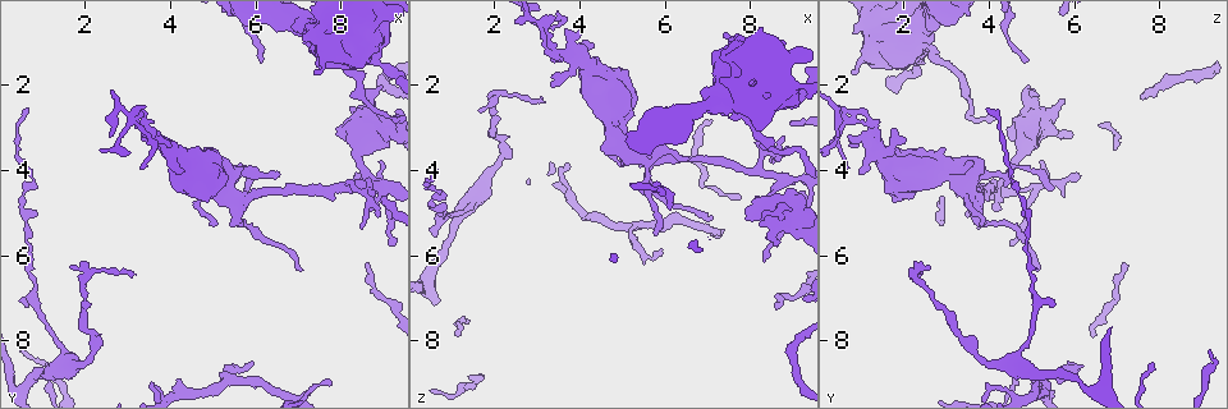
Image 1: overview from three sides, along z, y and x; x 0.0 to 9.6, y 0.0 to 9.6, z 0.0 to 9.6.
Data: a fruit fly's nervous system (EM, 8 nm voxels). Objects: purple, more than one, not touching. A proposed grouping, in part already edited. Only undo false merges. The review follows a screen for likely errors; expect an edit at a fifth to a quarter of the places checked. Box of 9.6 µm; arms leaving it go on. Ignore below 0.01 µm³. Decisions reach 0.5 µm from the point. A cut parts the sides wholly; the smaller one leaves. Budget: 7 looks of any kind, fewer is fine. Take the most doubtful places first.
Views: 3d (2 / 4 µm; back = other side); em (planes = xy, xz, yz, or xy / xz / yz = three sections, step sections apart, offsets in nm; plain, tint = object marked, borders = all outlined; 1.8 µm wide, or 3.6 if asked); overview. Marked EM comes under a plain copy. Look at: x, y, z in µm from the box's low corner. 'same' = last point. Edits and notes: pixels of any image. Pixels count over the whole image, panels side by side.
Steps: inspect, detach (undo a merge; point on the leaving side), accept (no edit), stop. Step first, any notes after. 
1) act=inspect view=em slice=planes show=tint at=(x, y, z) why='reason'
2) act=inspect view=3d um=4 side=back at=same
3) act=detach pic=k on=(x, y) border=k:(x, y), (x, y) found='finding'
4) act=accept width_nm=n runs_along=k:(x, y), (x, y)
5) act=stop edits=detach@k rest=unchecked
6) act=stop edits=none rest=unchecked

act=inspect view=em slice=planes show=tint at=(3.10, 2.80, 0.60) why='sharp bend'

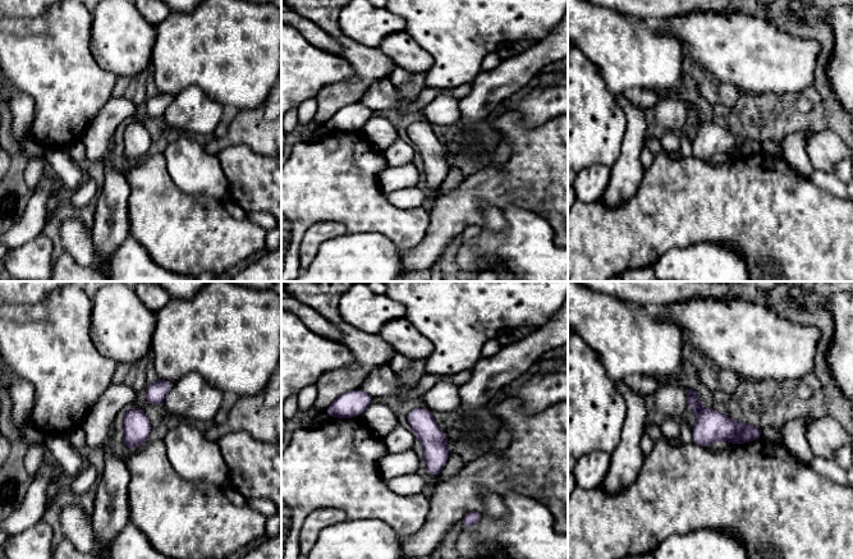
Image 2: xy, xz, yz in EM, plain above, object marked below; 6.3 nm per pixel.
act=detach pic=2 on=(711, 426) width_nm=160 found='two cells meet here'

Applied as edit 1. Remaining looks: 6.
act=inspect view=em slice=xy step=4 show=tint at=(8.60, 4.30, 4.15) why='four arms meet'

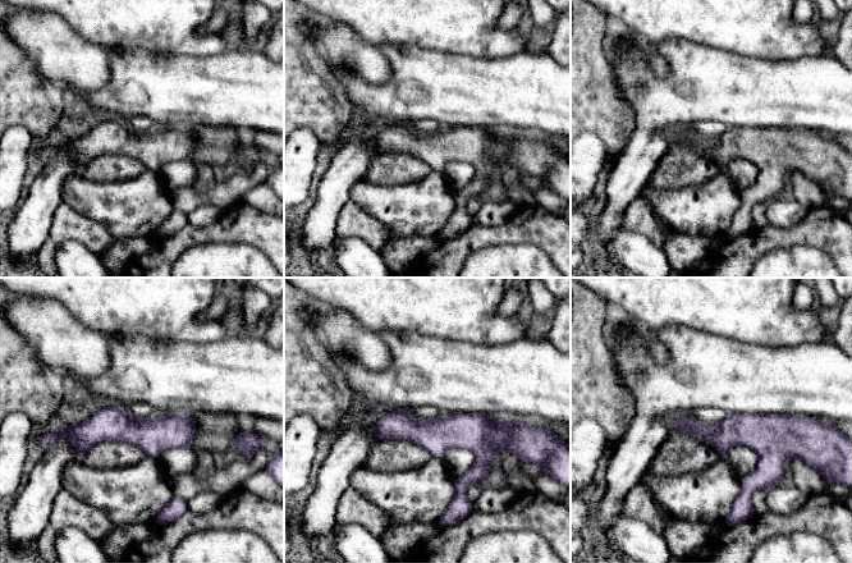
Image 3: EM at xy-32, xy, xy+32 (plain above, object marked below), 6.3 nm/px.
act=inspect view=em slice=planes show=tint at=same

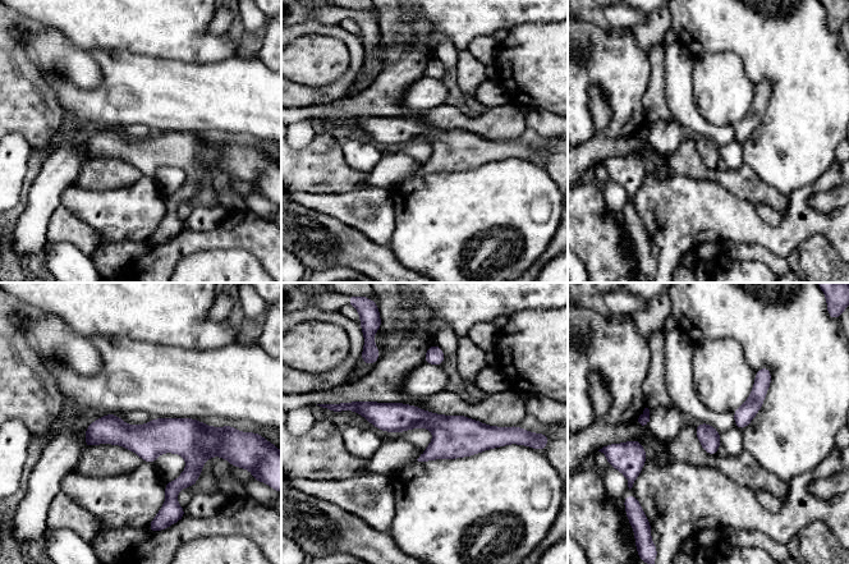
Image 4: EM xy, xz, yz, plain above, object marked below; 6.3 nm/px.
act=accept width_nm=140 runs_along=4:(350, 407), (451, 434), (501, 432) found='continuous, no second cell'

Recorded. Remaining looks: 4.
act=inspect view=3d um=4 at=(5.20, 4.20, 3.45) why='sharp bend'

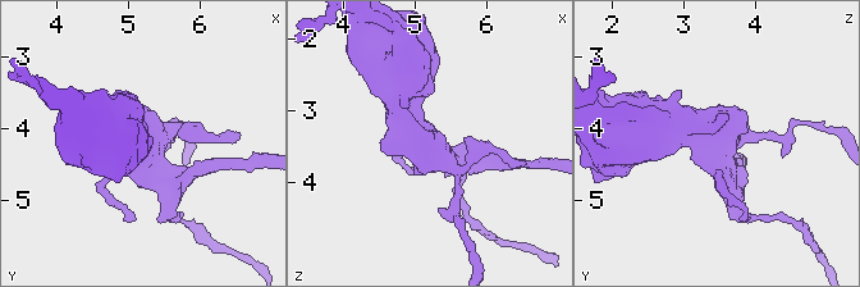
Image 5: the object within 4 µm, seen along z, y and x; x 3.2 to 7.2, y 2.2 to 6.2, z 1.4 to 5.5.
act=inspect view=em slice=planes show=tint at=(5.25, 4.15, 3.50)

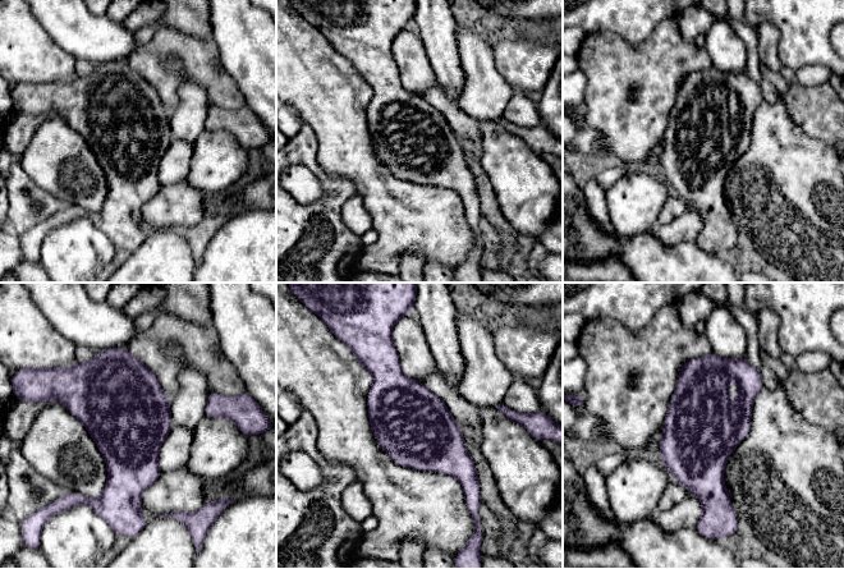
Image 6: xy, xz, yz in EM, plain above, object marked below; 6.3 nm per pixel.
act=accept found='one cell here'

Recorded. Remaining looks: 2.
act=stop edits=detach@2 rest=unchecked

